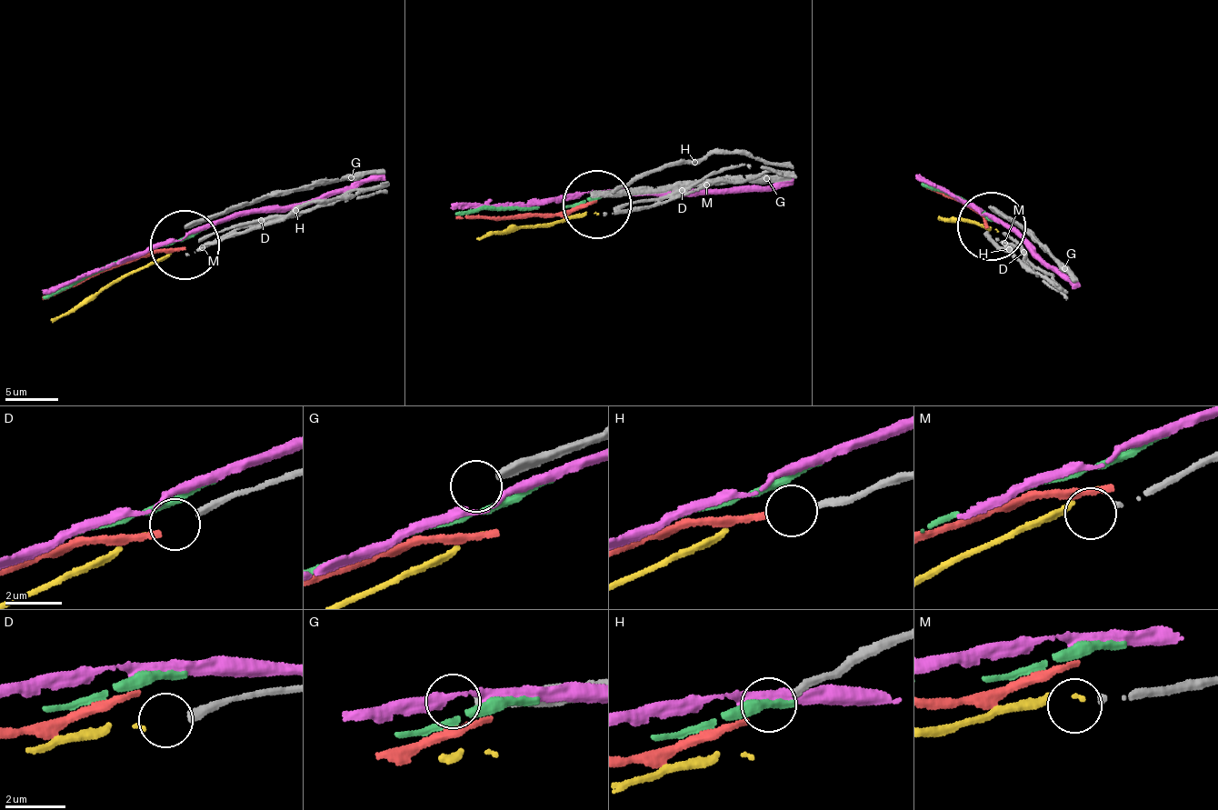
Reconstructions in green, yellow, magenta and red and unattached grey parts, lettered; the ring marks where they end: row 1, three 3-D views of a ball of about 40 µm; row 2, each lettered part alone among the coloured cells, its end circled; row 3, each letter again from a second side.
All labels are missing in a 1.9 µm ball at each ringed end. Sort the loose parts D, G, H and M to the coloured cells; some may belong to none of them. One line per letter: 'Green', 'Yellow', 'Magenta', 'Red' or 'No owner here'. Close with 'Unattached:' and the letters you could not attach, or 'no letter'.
D: Yellow
G: No owner here
H: Red
M: No owner here
Unattached: G, M

